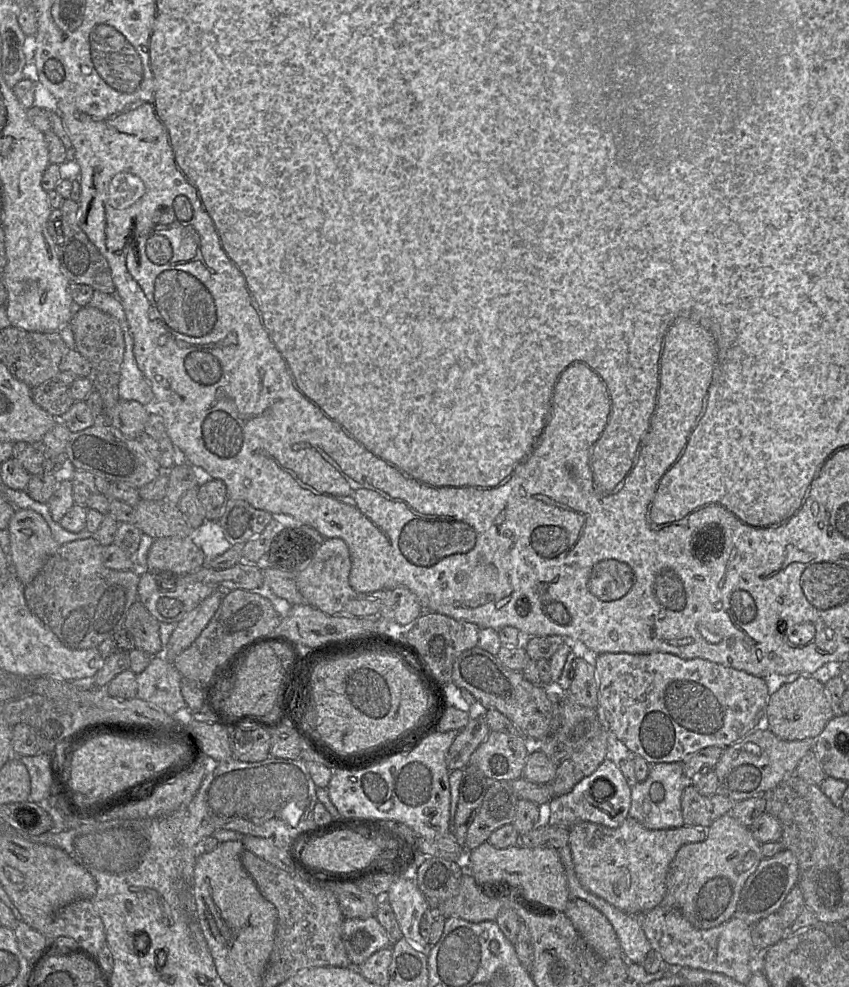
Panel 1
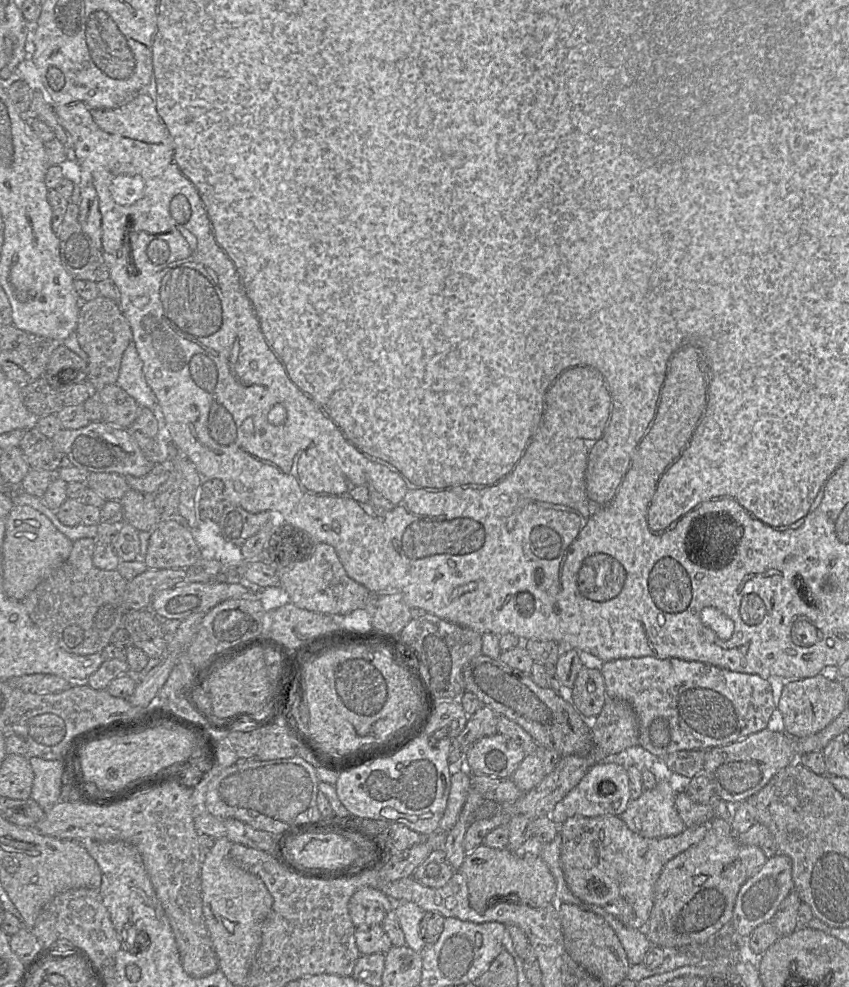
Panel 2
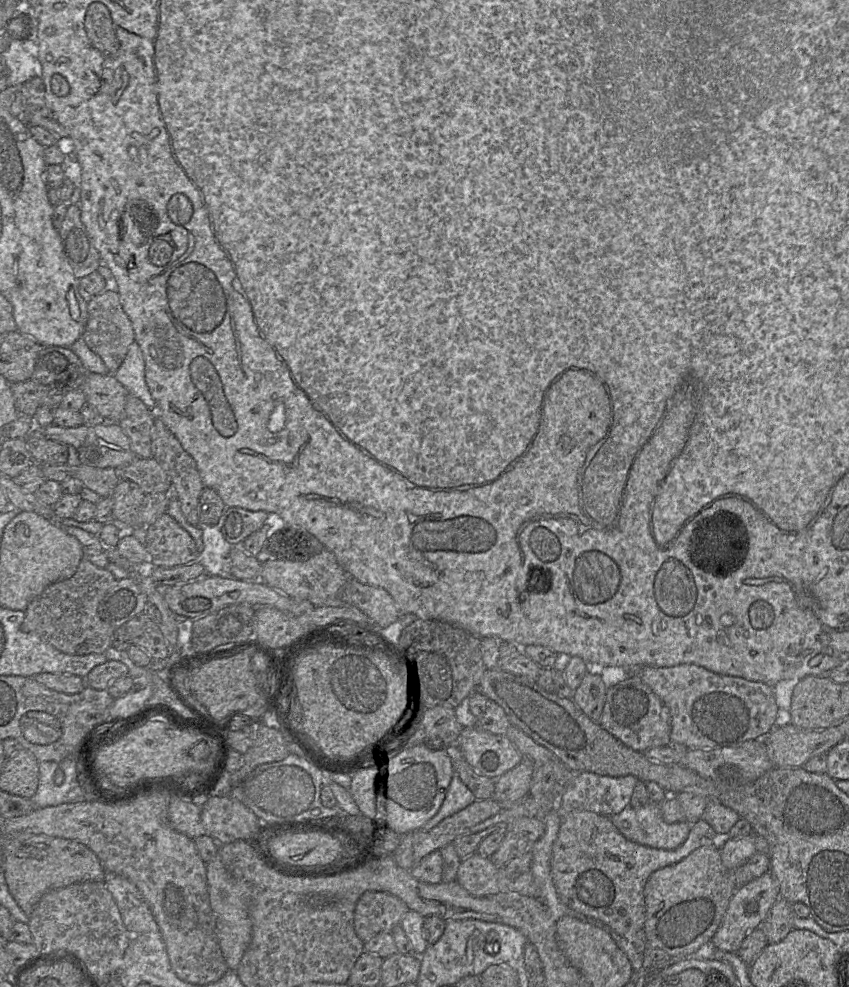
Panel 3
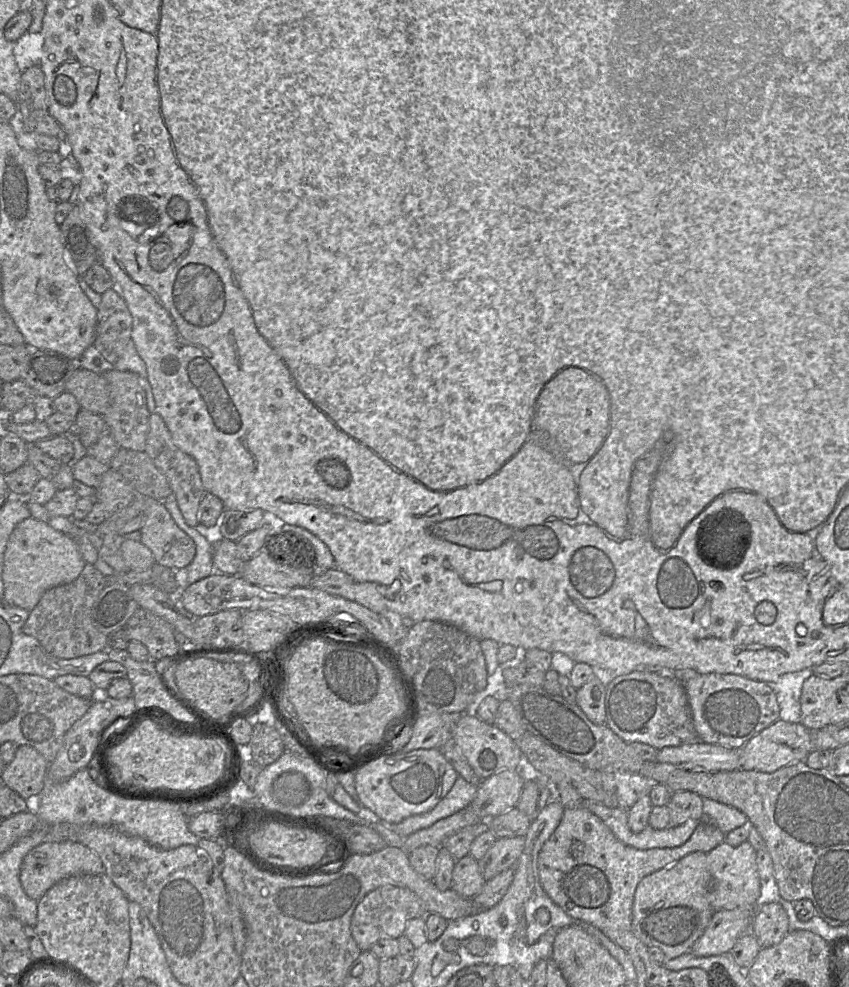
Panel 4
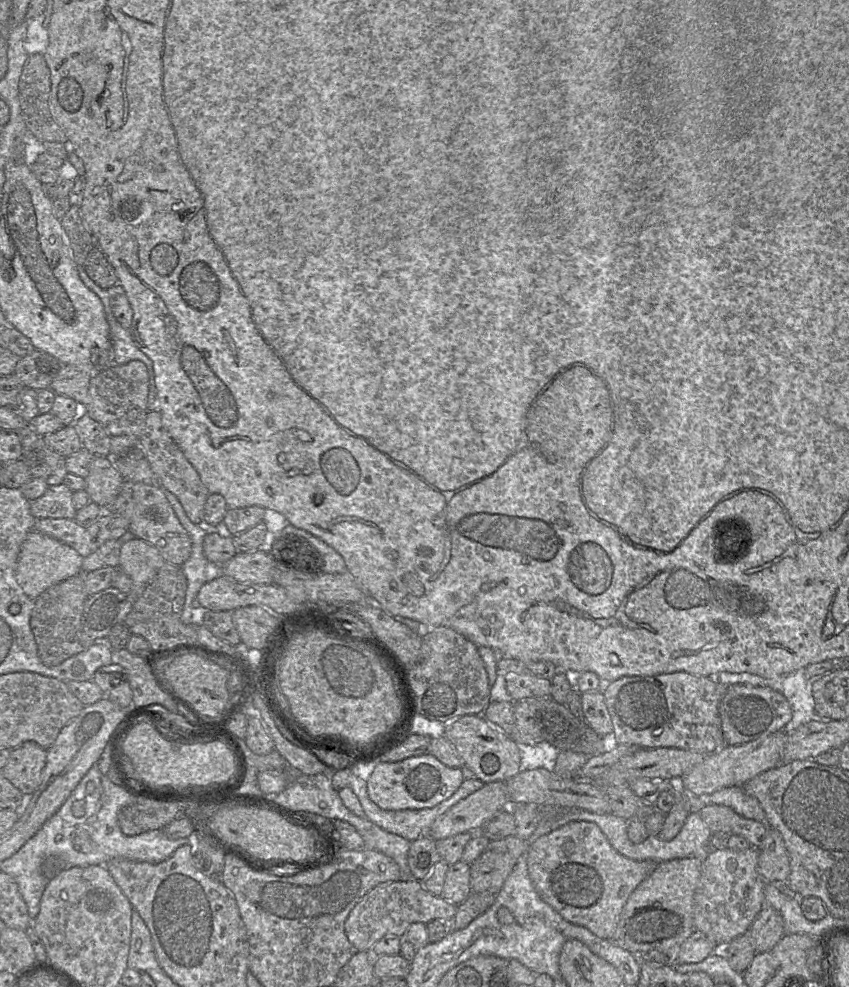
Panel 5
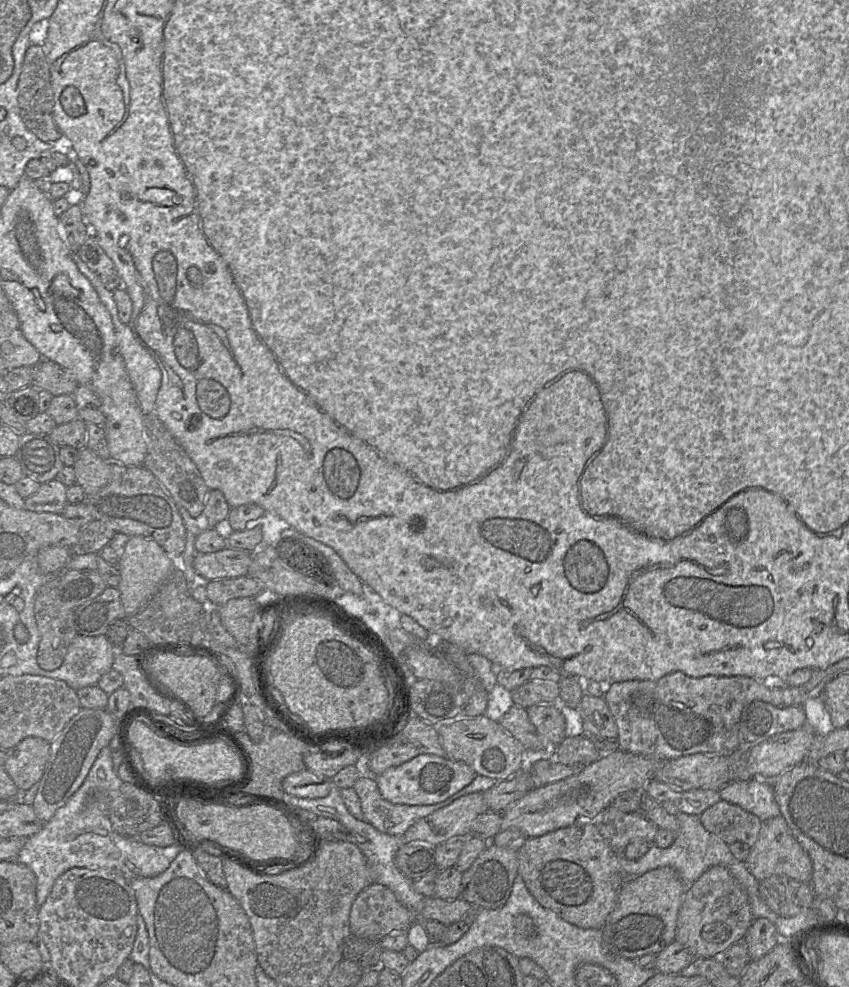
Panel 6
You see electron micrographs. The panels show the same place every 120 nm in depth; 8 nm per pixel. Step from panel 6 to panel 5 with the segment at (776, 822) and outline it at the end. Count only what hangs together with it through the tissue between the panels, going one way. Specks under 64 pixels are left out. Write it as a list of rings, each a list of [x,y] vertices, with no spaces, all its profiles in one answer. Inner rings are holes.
[[[769,827],[758,850],[758,872],[762,879],[765,882],[786,884],[790,874],[790,860],[779,831]]]

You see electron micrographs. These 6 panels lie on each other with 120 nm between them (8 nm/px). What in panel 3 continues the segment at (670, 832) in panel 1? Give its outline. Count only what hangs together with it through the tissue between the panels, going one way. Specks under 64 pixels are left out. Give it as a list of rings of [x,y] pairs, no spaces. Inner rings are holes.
[[[574,810],[562,814],[552,847],[551,876],[564,904],[603,922],[646,955],[644,887],[649,876],[656,870],[681,861],[697,848],[719,843],[720,840],[721,837],[701,818],[691,823],[689,835],[679,847],[672,850],[651,848],[625,838],[609,817]]]

